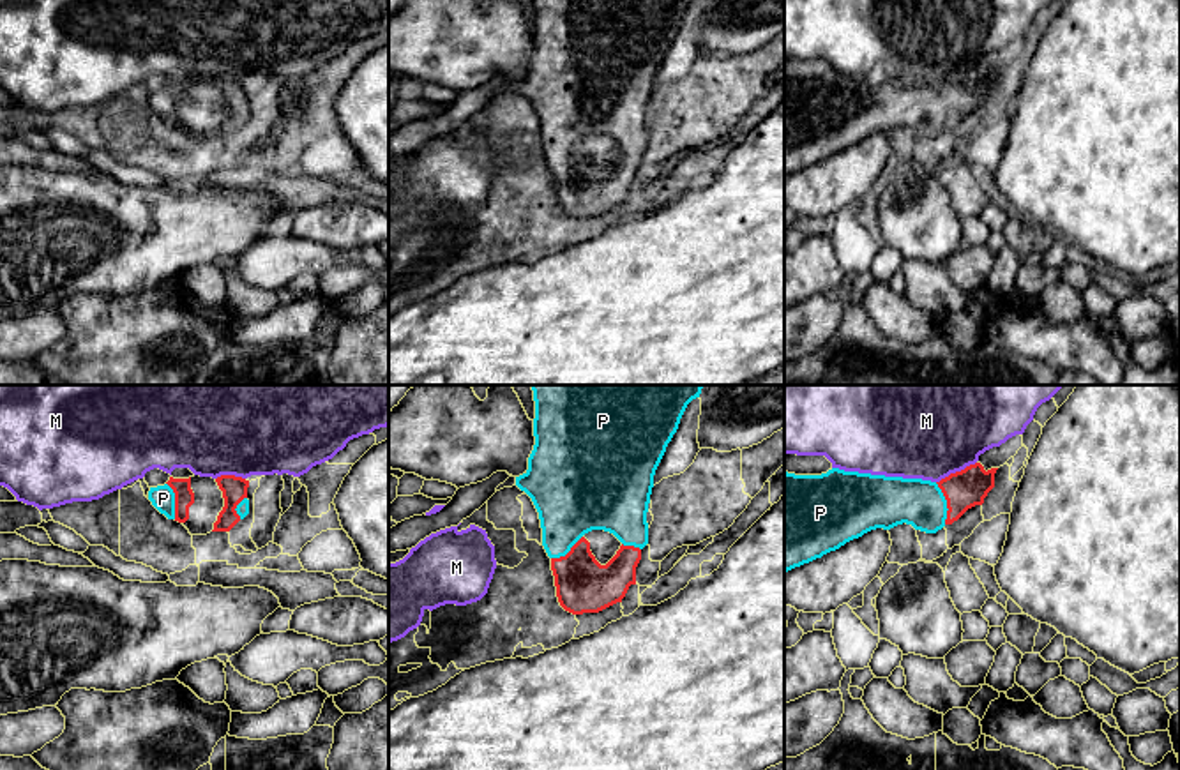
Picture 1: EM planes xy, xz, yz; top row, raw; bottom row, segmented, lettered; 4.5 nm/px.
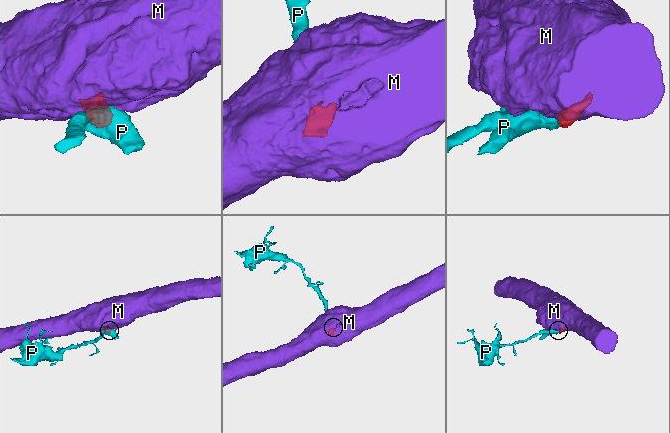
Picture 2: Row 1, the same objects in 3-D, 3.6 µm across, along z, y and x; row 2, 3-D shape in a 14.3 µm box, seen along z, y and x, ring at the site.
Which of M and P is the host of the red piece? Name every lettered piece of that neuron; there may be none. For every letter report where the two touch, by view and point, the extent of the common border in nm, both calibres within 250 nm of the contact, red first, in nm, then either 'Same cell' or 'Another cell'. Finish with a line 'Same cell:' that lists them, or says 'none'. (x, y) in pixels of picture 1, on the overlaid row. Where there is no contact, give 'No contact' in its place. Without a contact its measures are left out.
M: Touches red at yz (956, 472). Shared border 200 nm. Thickness 180 nm (red) against 500 nm. Another cell
P: Touches red at yz (947, 504). Shared border 200 nm. Thickness 180 nm (red) against 220 nm. Same cell
Same cell: P

